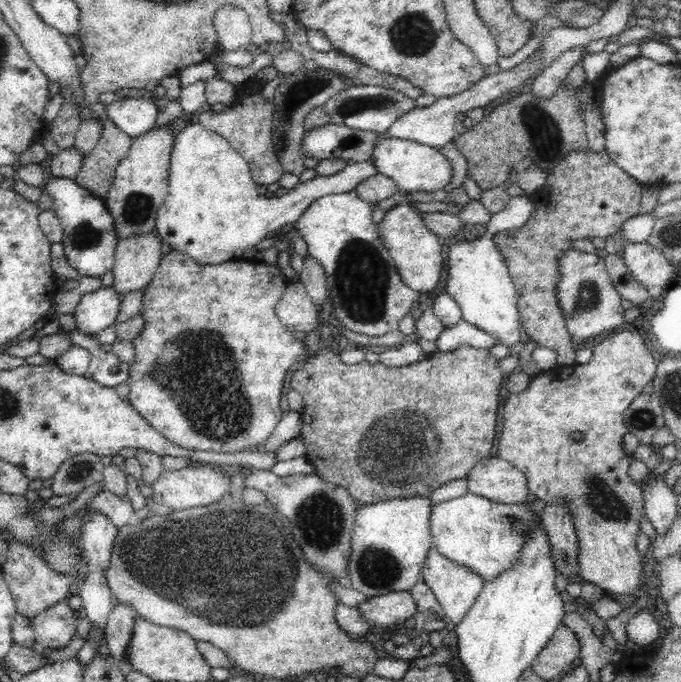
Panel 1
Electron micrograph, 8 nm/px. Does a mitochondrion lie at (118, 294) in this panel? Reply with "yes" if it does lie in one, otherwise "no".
no

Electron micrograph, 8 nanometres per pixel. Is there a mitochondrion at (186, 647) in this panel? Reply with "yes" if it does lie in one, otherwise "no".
no

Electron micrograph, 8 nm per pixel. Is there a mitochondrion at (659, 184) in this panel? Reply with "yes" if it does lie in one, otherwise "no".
no

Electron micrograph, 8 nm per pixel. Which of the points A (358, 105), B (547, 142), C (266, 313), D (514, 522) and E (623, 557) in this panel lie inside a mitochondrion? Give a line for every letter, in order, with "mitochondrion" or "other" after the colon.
A: mitochondrion
B: mitochondrion
C: other
D: mitochondrion
E: other

